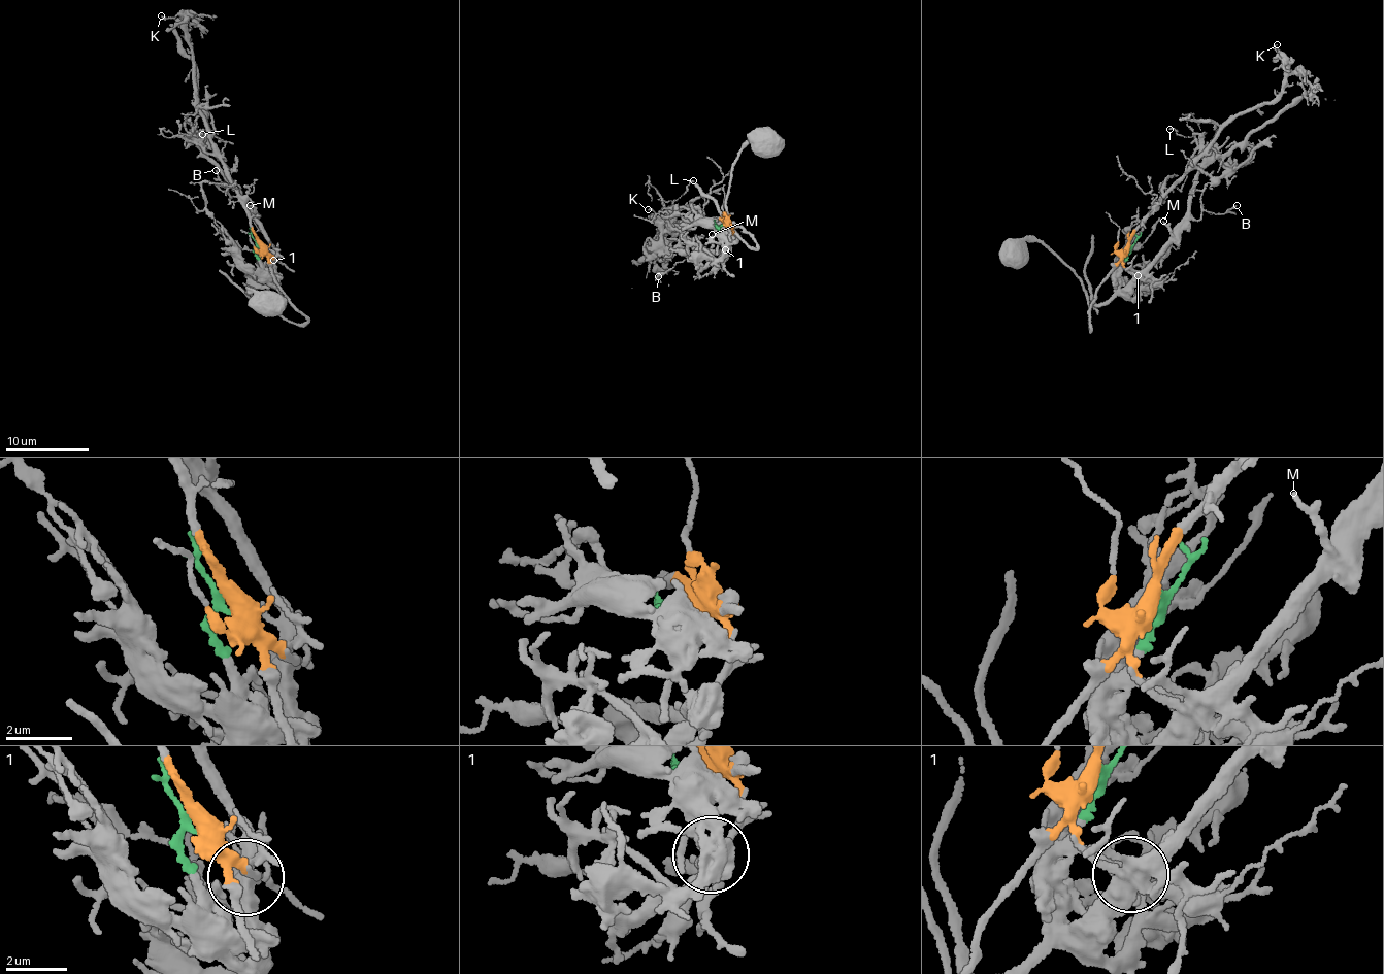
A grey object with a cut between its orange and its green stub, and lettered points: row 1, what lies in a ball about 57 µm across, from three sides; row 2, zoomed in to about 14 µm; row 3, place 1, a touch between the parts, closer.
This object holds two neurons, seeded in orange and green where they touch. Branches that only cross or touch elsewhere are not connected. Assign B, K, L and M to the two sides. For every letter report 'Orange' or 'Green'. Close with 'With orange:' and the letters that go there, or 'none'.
B: Green
K: Orange
L: Orange
M: Green
With orange: K, L

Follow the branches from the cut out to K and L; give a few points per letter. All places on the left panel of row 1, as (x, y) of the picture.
K: (259, 245), (259, 238), (203, 118), (194, 87), (193, 68), (183, 17), (161, 17)
L: (259, 245), (259, 238), (220, 160), (183, 136), (202, 134)

